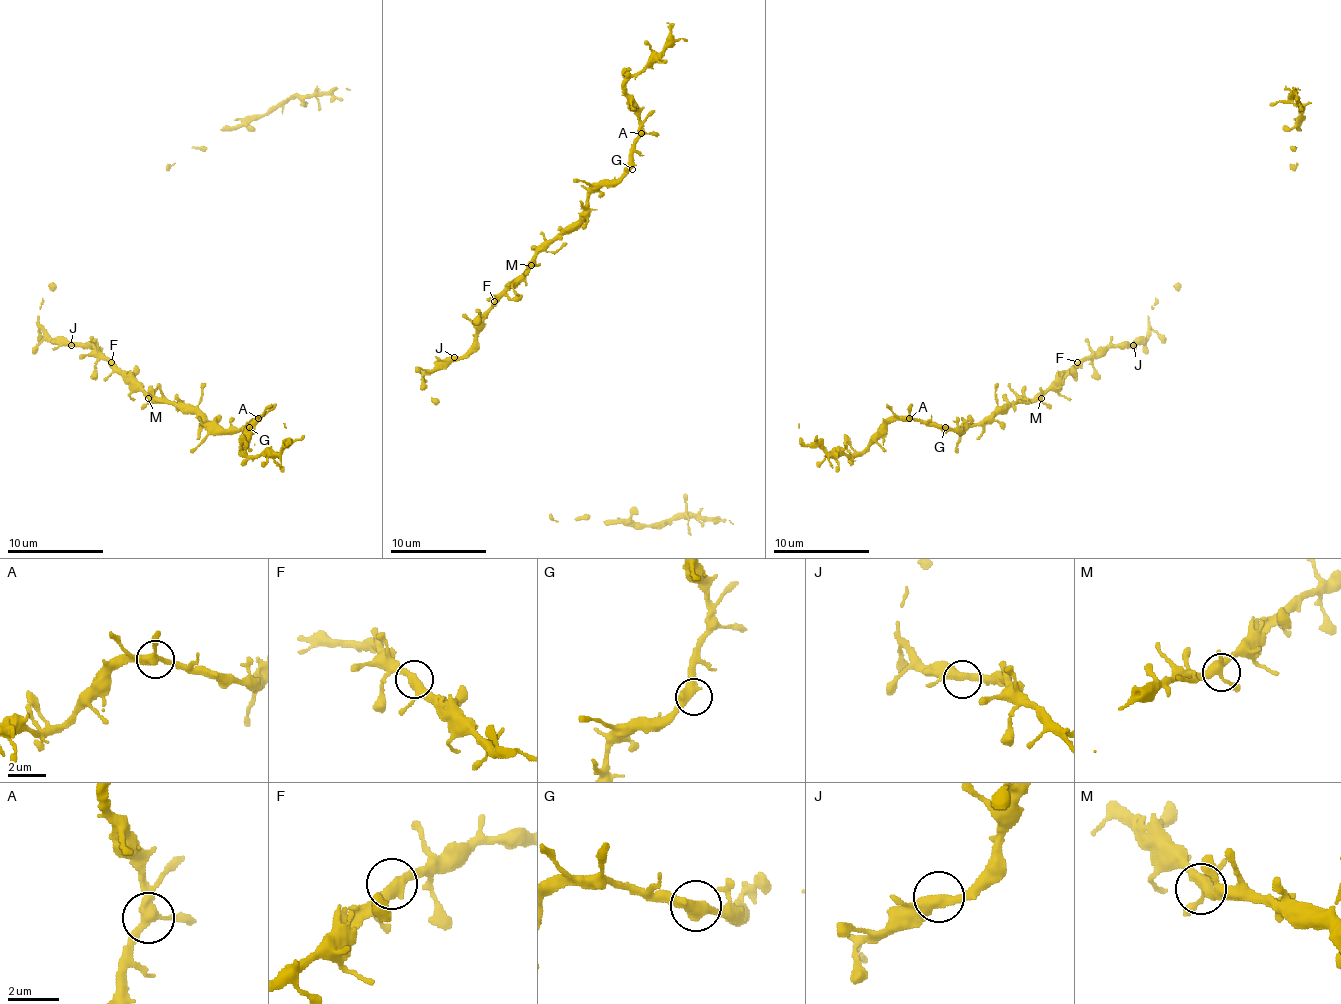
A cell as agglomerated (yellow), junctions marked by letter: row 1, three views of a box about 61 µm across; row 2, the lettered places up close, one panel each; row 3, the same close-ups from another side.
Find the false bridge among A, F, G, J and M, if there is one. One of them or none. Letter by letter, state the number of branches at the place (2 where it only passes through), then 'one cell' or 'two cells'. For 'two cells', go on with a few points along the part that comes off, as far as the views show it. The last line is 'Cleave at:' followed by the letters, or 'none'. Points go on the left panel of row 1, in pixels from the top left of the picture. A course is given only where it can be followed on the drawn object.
A: branches 3; one cell
F: branches 3; one cell
G: branches 2; one cell
J: branches 2; one cell
M: branches 4; one cell
Cleave at: none

